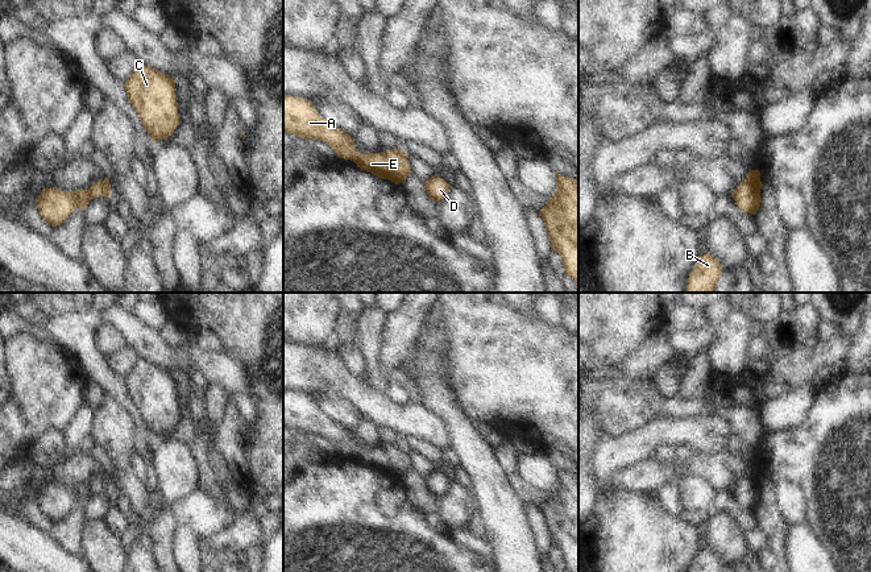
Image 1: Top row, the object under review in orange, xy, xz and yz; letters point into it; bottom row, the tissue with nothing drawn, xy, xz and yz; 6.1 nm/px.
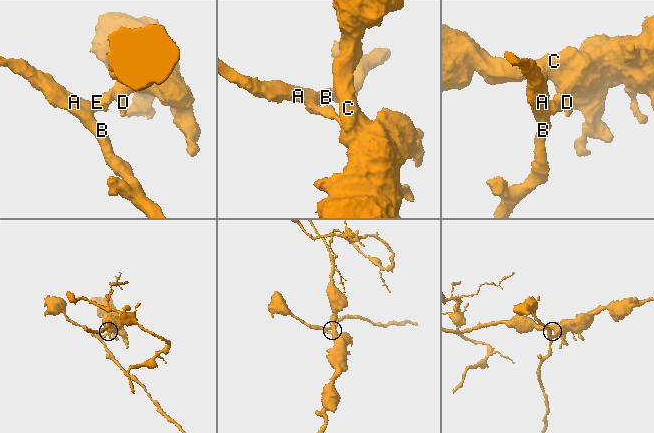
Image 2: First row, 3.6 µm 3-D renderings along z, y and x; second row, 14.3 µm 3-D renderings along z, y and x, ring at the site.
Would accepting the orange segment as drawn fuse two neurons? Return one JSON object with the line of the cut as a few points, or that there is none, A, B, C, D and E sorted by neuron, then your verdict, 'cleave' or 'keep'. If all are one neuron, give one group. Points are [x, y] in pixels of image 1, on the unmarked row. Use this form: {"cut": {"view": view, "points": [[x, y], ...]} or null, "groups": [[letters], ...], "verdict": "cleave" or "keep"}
{"cut": {"view": "xz", "points": [[382, 448], [389, 460], [388, 473]]}, "groups": [["A", "B", "E"], ["C", "D"]], "verdict": "cleave"}

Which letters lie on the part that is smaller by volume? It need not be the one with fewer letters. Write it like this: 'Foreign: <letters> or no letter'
Foreign: A, B, E

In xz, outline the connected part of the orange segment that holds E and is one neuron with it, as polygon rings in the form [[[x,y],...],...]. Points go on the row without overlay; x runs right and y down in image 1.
[[[283,390],[283,426],[302,432],[327,438],[337,452],[353,456],[361,465],[387,474],[387,452],[381,448],[360,448],[351,430],[320,413],[312,398],[304,393]]]

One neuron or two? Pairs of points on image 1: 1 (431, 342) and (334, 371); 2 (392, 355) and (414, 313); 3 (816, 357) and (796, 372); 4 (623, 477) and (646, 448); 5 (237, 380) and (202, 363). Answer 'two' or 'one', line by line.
1: two
2: one
3: one
4: two
5: one

